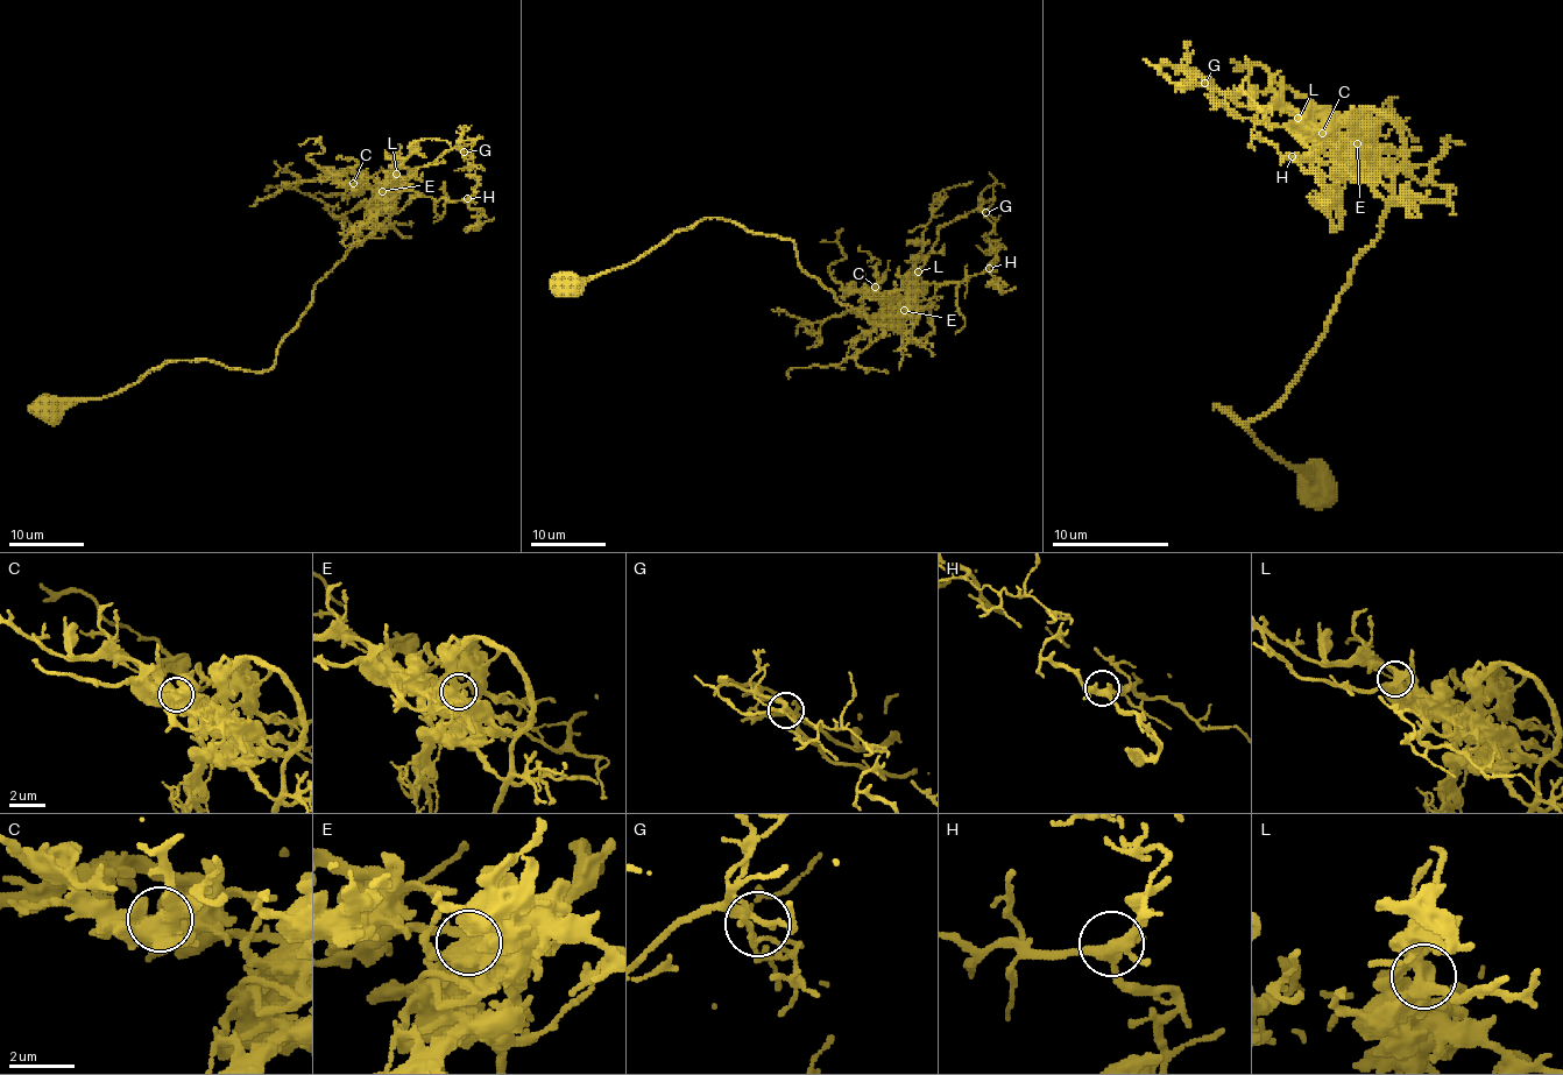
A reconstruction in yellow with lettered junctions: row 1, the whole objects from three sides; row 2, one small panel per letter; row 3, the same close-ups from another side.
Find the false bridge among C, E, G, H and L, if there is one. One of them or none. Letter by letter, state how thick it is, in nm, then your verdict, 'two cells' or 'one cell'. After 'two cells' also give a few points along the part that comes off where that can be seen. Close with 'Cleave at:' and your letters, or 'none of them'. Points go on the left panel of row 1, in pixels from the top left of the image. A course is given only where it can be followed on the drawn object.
C: calibre 420 nm; one cell
E: calibre 480 nm; one cell
G: calibre 200 nm; one cell
H: calibre 360 nm; one cell
L: calibre 360 nm; one cell
Cleave at: none of them

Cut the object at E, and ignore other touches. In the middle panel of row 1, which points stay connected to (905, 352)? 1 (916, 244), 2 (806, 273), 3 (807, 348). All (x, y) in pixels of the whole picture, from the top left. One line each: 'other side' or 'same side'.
1: same side
2: same side
3: other side

